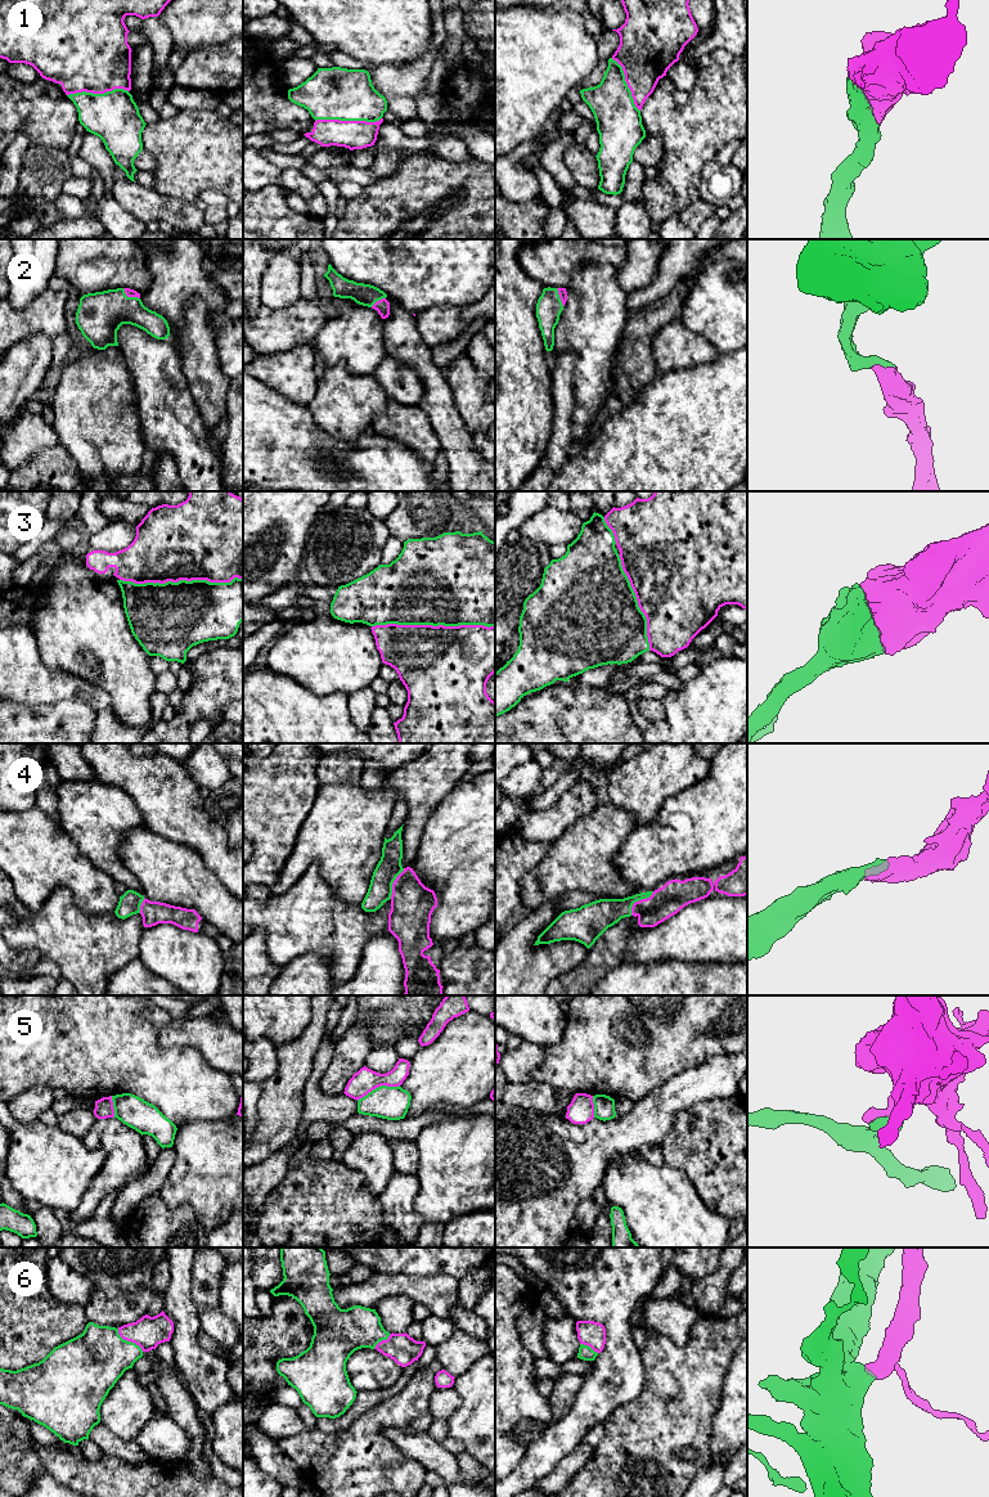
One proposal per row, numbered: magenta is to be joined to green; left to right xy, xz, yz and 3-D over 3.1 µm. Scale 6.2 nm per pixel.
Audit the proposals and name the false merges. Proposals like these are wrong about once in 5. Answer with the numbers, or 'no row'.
5

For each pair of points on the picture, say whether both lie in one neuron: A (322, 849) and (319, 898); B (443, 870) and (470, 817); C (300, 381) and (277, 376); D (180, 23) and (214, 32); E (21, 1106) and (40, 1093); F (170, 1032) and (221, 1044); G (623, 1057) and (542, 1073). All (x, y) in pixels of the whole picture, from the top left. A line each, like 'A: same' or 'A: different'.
A: different
B: same
C: same
D: same
E: same
F: same
G: same

